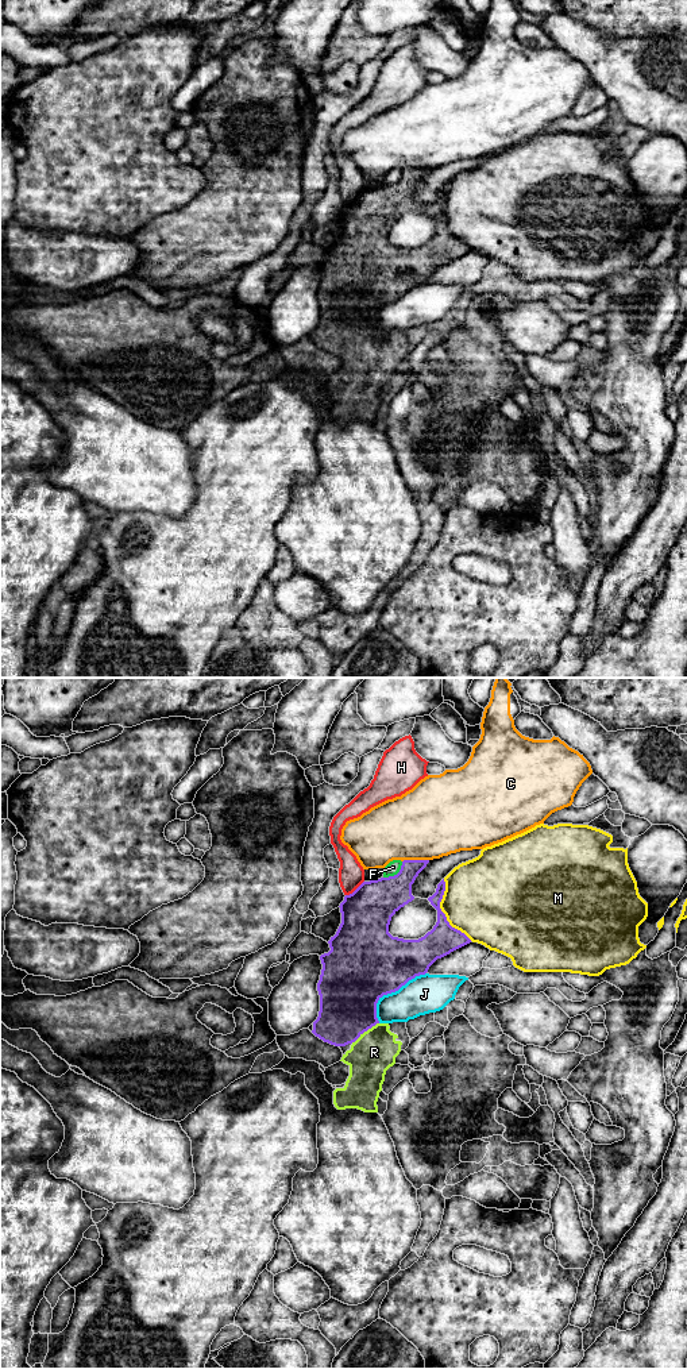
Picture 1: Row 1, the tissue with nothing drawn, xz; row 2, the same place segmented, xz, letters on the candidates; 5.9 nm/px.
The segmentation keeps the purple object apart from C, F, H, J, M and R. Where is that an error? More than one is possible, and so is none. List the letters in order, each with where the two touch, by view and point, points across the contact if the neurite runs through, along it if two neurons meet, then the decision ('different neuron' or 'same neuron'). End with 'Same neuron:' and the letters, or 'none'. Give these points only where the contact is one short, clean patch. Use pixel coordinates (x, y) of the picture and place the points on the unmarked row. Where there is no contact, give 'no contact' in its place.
C: xz (415, 169) | different neuron
F: xz (397, 182) | different neuron
H: xz (355, 199) | different neuron
J: xz (390, 301) | different neuron
M: xz (443, 222) | different neuron
R: xz (365, 339) | across xz (348, 301), (348, 323), (365, 339), (374, 354), (374, 361) | same neuron
Same neuron: R

